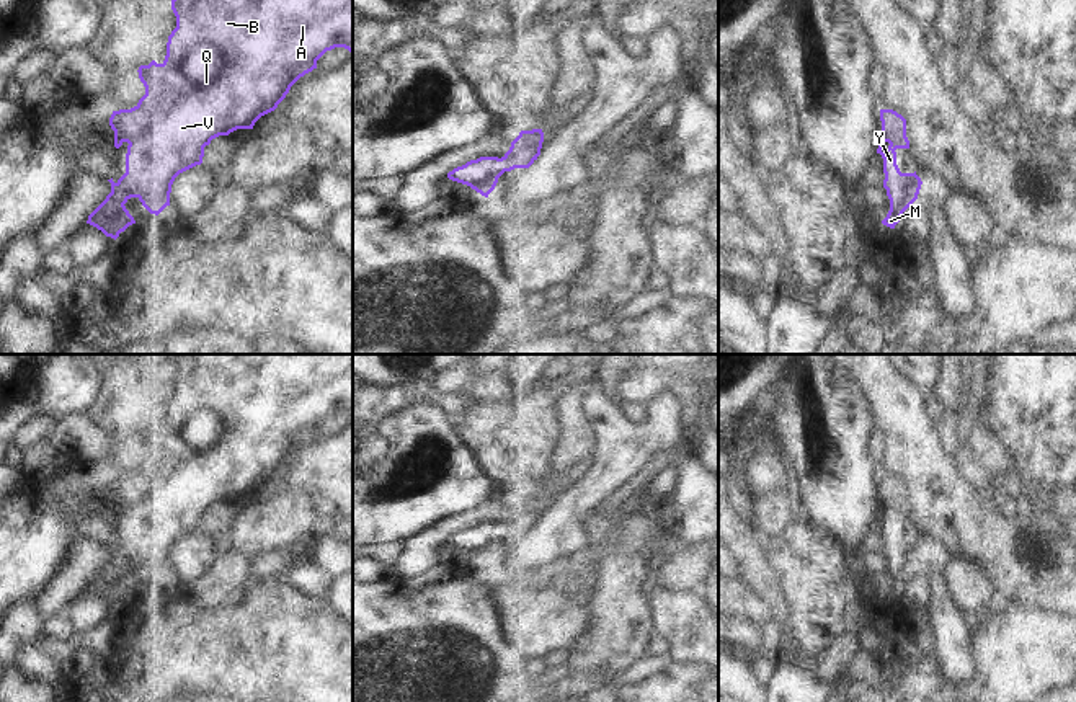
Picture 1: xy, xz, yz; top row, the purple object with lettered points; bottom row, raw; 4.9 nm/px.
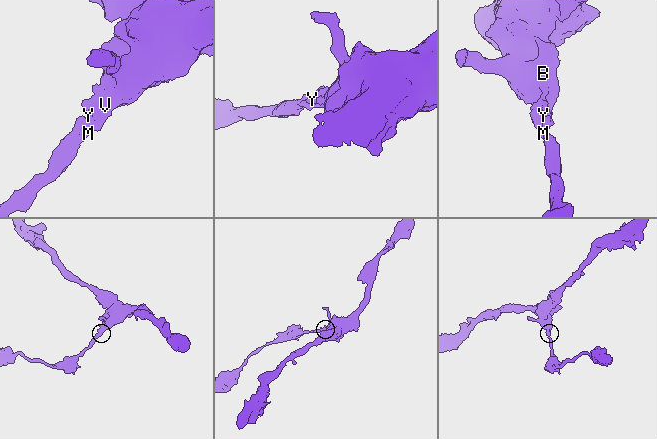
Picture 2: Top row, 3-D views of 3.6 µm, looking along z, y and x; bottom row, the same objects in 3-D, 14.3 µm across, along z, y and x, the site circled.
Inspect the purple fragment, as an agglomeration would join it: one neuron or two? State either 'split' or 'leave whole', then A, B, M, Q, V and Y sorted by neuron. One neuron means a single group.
leave whole; A B M Q V Y

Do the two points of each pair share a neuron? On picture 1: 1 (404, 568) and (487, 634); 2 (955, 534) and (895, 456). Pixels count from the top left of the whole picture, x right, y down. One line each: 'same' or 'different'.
1: different
2: same

